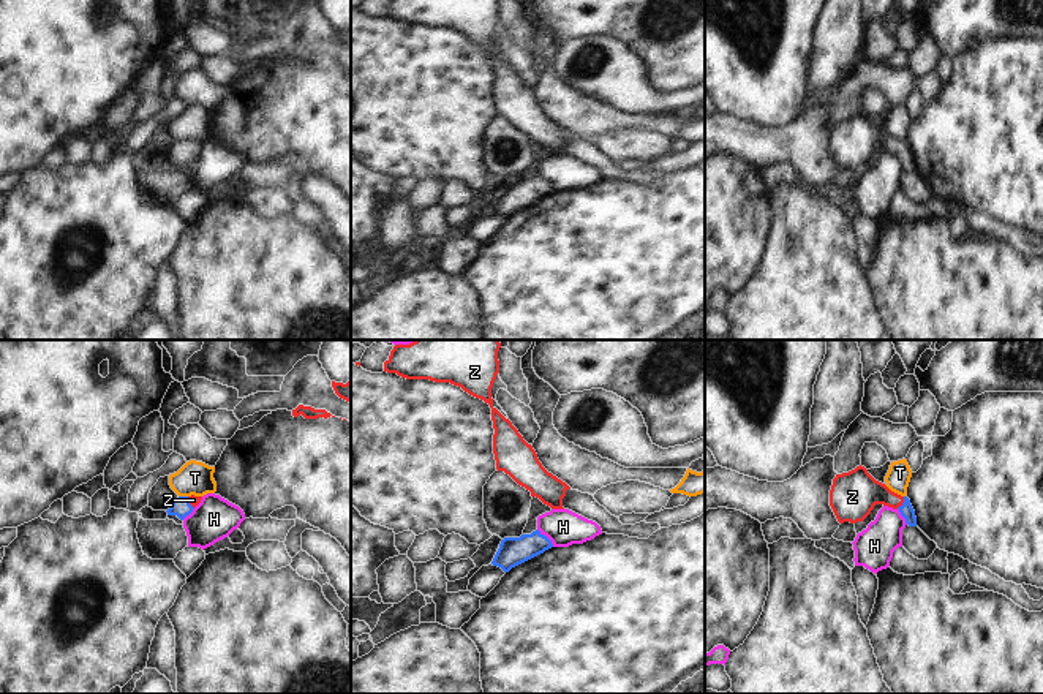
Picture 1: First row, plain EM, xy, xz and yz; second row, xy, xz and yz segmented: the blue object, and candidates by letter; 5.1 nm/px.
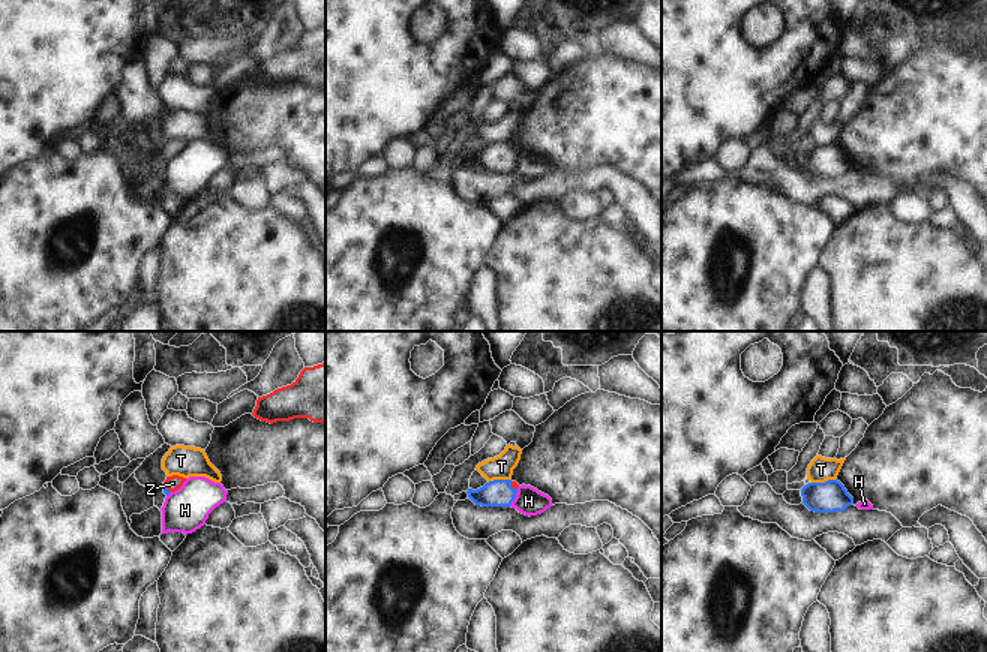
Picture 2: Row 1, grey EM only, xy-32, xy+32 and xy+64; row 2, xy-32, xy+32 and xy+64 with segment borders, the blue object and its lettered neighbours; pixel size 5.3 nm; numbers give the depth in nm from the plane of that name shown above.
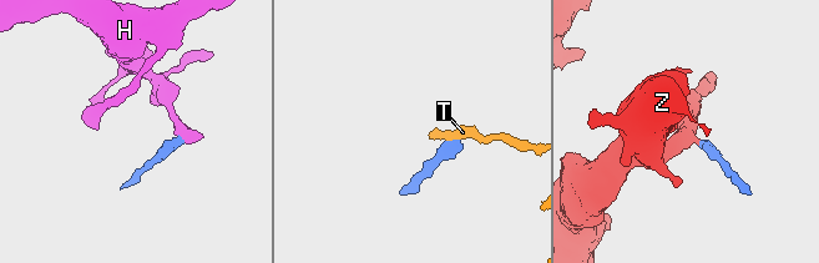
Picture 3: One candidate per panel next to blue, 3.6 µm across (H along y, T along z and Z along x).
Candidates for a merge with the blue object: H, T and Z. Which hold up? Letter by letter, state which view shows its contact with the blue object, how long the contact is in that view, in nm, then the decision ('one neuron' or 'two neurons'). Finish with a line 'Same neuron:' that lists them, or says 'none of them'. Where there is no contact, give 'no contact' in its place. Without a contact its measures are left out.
H: xz | 130 nm | two neurons
T: xy | 50 nm | two neurons
Z: yz | 80 nm | one neuron
Same neuron: Z

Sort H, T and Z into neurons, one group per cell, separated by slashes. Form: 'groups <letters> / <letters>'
groups H / T / Z

